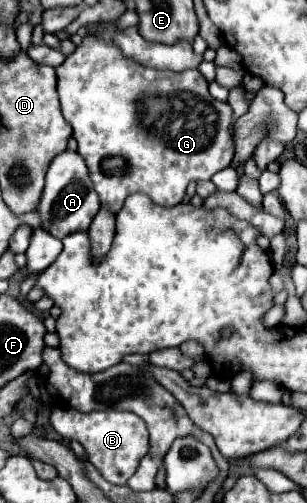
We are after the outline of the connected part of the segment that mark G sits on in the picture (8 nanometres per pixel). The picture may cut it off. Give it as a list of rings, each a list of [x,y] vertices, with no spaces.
[[[84,37],[82,45],[66,57],[66,61],[56,67],[56,77],[58,77],[58,95],[60,95],[60,105],[62,105],[62,113],[64,119],[72,125],[74,133],[72,137],[78,141],[78,153],[84,157],[84,161],[88,161],[88,171],[90,171],[90,179],[94,183],[94,189],[100,197],[100,203],[106,205],[106,209],[110,209],[110,213],[118,213],[124,205],[124,199],[132,193],[146,193],[156,205],[162,207],[172,207],[182,203],[186,187],[190,181],[206,181],[210,179],[214,173],[226,169],[232,163],[232,155],[234,155],[234,141],[232,141],[232,121],[234,121],[234,111],[228,103],[216,101],[212,99],[212,95],[208,93],[208,81],[202,77],[202,73],[198,69],[190,69],[190,71],[182,71],[182,73],[172,73],[172,71],[158,71],[158,69],[150,69],[144,67],[132,59],[122,57],[120,49],[112,43],[100,41],[96,37]]]

